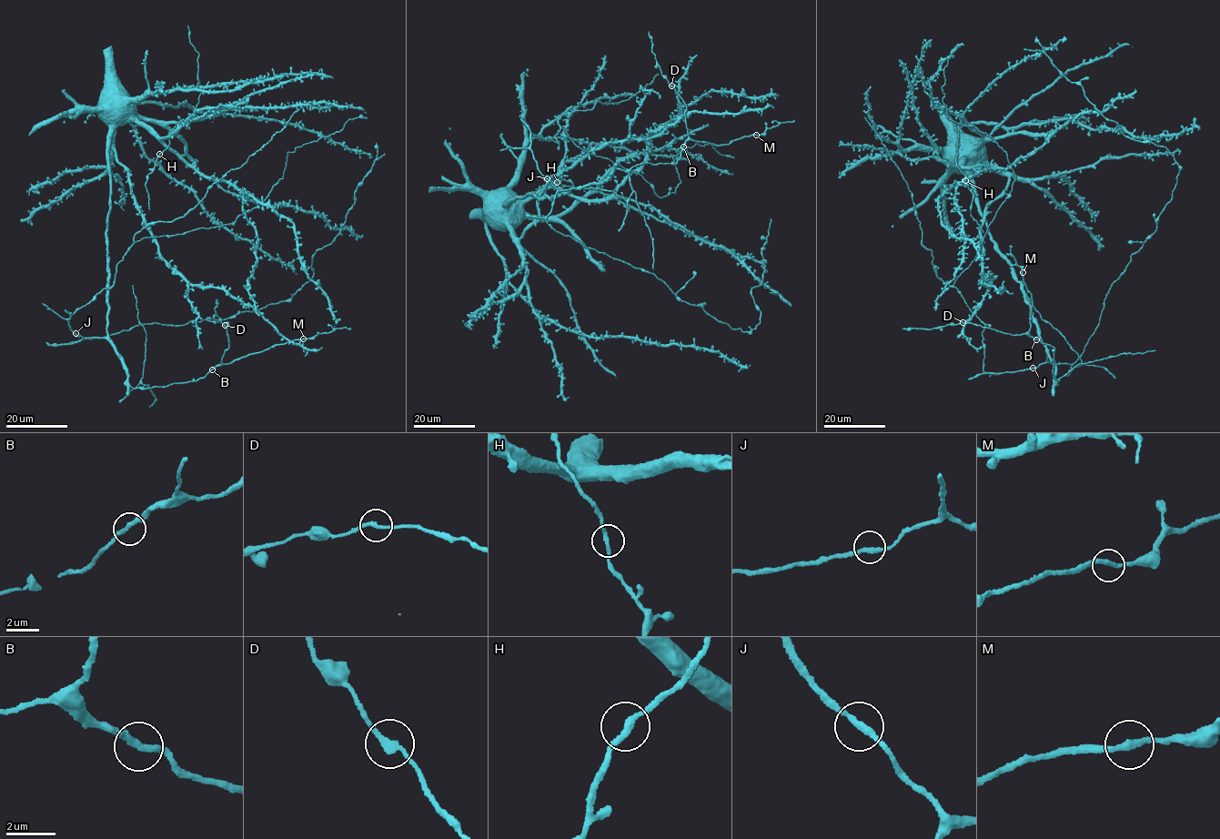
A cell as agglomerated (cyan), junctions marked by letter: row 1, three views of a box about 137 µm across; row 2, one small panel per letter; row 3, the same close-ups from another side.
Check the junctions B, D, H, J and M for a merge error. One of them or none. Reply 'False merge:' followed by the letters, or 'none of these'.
False merge: none of these

